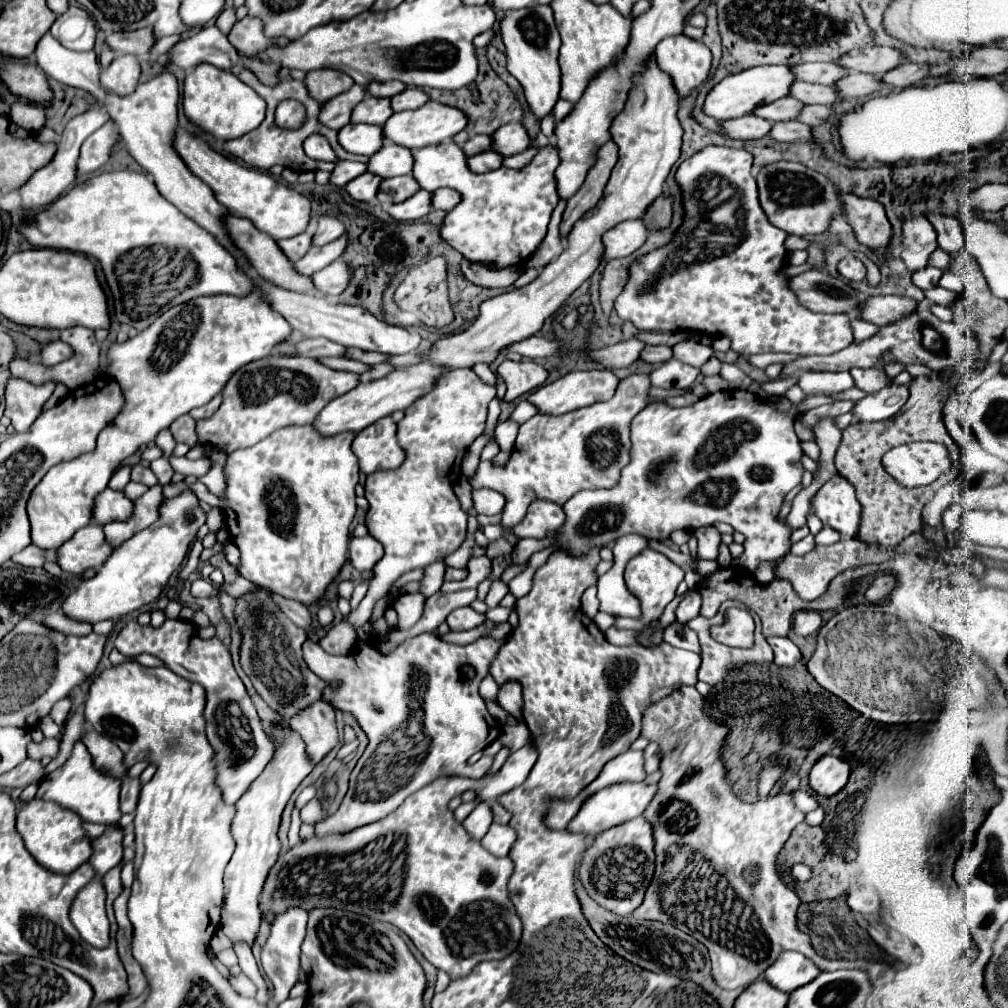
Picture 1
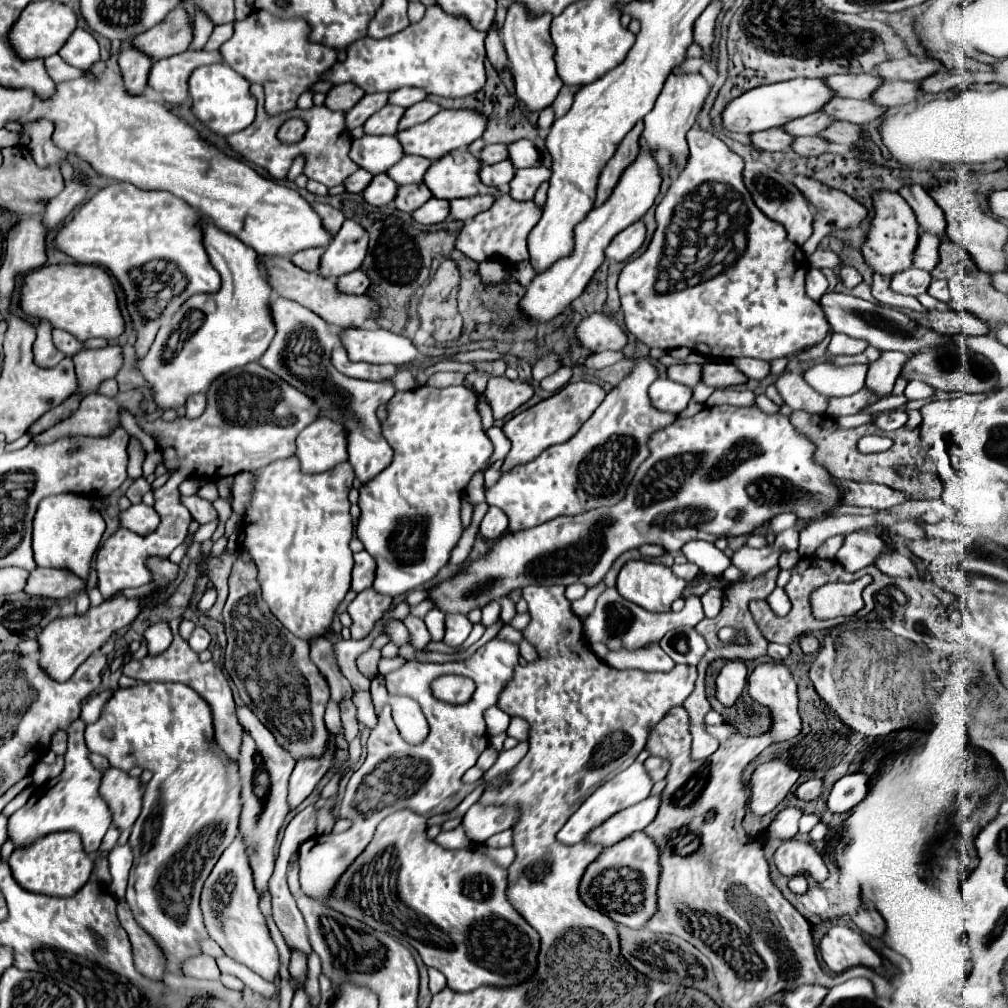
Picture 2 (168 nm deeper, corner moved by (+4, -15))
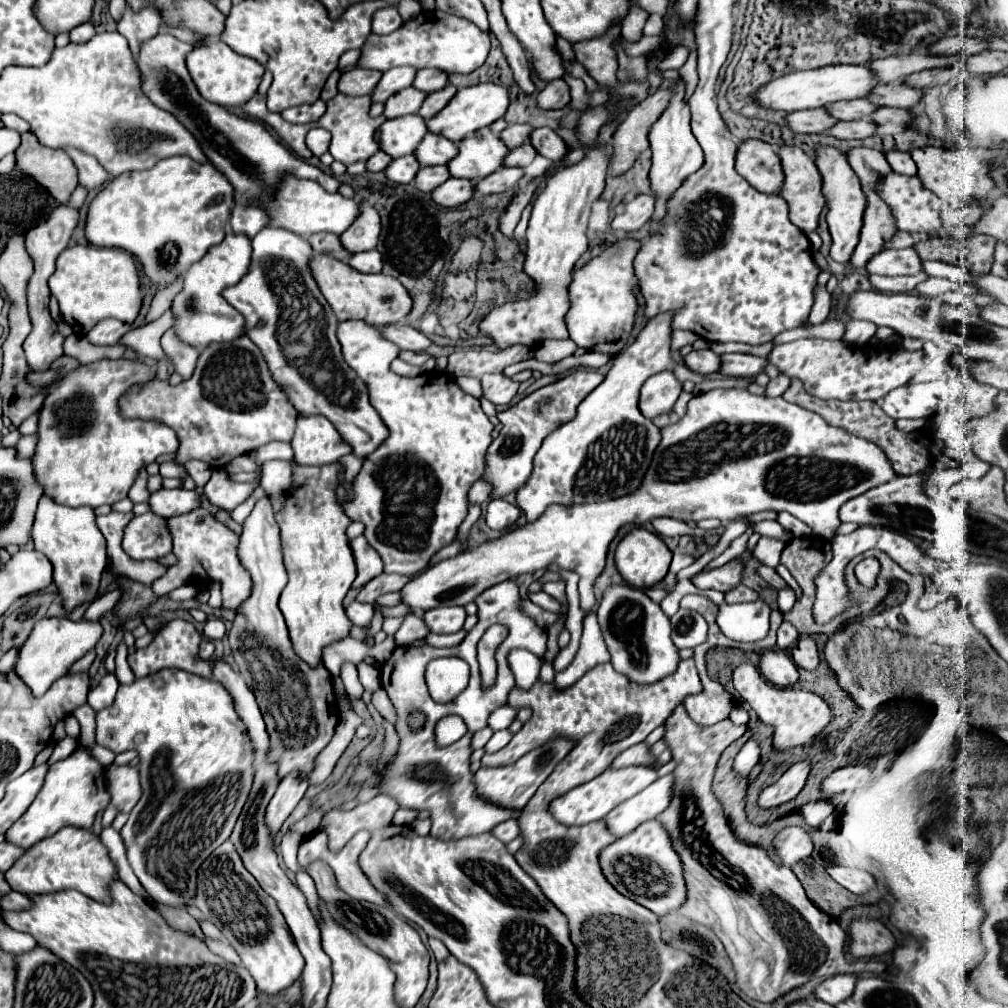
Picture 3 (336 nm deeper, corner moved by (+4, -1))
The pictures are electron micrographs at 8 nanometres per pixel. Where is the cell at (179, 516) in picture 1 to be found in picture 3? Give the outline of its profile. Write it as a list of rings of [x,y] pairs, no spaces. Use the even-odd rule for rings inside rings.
[[[44,617],[38,621],[28,637],[28,641],[20,647],[18,663],[14,665],[16,673],[30,685],[34,695],[46,693],[50,685],[60,679],[74,661],[78,661],[82,655],[86,655],[100,639],[102,625],[98,621],[70,621],[70,619],[58,619],[58,617]]]

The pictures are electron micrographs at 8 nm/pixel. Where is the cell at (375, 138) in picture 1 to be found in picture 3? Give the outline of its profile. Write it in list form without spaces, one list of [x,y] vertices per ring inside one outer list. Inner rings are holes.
[[[418,115],[388,119],[378,129],[380,151],[390,155],[392,159],[410,155],[424,135],[426,135],[426,125],[424,125],[424,119]]]

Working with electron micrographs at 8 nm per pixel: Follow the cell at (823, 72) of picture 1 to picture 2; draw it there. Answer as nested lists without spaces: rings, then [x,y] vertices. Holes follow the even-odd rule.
[[[832,75],[826,83],[836,91],[840,97],[858,97],[858,99],[872,99],[874,91],[884,83],[880,75]]]

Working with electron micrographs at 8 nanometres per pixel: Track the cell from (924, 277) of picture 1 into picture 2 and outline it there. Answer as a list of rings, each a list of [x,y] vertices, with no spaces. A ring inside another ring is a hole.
[[[910,267],[910,269],[900,271],[898,275],[890,277],[890,289],[896,293],[902,293],[902,295],[918,297],[920,293],[926,293],[930,281],[932,281],[932,277],[928,271]]]

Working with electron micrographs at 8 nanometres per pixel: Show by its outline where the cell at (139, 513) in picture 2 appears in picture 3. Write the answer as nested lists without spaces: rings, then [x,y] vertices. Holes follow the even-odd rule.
[[[158,489],[150,493],[148,505],[154,515],[168,519],[172,515],[182,515],[196,509],[200,505],[200,495],[186,489]]]

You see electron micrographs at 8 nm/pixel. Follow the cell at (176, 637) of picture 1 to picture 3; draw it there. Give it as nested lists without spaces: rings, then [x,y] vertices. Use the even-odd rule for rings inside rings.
[[[172,619],[158,635],[156,639],[146,647],[146,649],[138,649],[136,653],[128,655],[128,663],[134,671],[136,677],[146,677],[150,673],[156,673],[164,667],[180,667],[188,673],[194,673],[194,675],[200,675],[200,677],[208,677],[212,679],[212,661],[206,661],[198,655],[198,645],[202,641],[202,635],[196,631],[196,627],[184,619]]]

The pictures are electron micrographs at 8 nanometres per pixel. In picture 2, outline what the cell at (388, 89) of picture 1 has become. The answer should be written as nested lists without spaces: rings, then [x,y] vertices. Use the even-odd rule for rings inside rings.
[[[406,87],[406,89],[398,89],[390,95],[390,103],[392,105],[400,105],[400,107],[412,107],[418,101],[424,101],[428,95],[426,91],[418,91],[414,87]]]

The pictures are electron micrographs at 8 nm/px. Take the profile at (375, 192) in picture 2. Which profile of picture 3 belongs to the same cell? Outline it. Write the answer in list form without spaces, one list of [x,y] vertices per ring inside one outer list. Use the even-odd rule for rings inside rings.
[[[406,155],[406,157],[398,157],[394,159],[386,169],[386,179],[394,181],[394,183],[410,183],[418,171],[418,161],[414,159],[414,155]]]

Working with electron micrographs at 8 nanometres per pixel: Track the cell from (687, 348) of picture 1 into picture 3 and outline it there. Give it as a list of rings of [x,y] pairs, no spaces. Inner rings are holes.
[[[728,353],[720,355],[720,375],[726,377],[756,377],[766,365],[766,359],[744,355],[744,353]]]

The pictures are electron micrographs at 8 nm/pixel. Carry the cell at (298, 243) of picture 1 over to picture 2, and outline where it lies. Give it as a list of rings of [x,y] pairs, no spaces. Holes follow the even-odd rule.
[[[316,247],[316,249],[304,249],[304,251],[298,251],[296,255],[292,255],[292,261],[306,269],[306,271],[318,271],[318,259],[322,257],[322,247]]]

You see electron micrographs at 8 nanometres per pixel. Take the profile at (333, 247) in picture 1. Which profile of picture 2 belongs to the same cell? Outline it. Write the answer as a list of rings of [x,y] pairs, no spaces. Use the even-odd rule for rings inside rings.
[[[346,219],[322,255],[320,275],[336,279],[340,275],[352,273],[354,269],[360,269],[368,251],[368,241],[366,229],[354,219]]]

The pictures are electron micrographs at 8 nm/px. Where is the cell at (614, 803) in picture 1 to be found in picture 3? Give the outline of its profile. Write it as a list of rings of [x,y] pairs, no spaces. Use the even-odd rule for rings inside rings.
[[[672,775],[658,777],[652,785],[642,789],[638,795],[622,801],[622,805],[616,805],[606,817],[606,827],[612,835],[622,837],[636,829],[642,821],[654,819],[658,813],[662,813],[670,803],[672,793]]]

